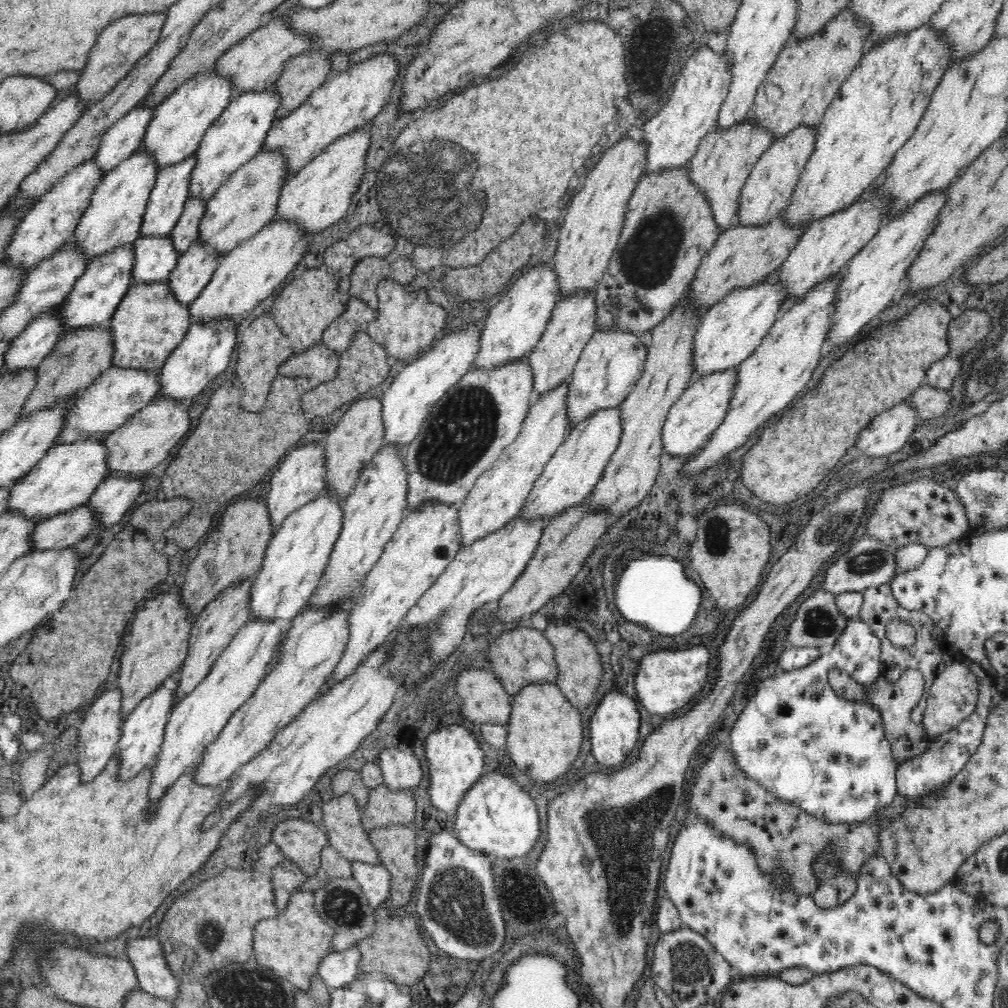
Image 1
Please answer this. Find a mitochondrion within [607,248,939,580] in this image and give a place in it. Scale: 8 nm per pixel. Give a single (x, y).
(869, 561)

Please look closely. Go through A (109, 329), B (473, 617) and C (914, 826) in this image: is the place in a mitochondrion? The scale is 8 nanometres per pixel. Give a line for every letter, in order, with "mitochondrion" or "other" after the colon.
A: other
B: other
C: mitochondrion

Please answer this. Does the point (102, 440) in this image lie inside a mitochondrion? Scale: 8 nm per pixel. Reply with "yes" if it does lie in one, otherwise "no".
no

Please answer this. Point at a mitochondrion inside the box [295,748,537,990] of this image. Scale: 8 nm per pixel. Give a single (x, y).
(455, 899)

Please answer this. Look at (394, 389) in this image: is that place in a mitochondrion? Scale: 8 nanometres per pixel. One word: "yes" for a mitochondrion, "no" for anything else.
no

